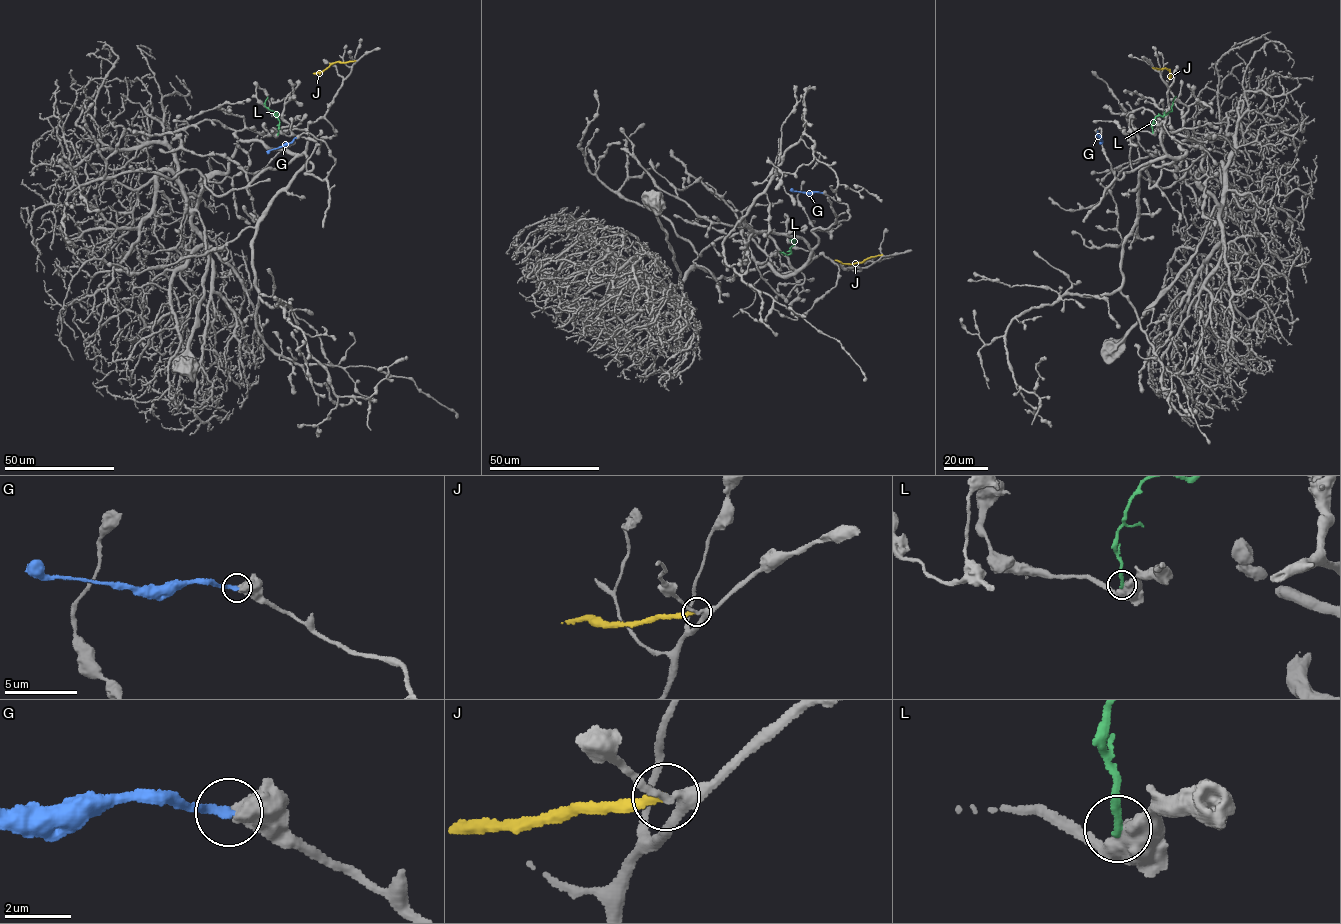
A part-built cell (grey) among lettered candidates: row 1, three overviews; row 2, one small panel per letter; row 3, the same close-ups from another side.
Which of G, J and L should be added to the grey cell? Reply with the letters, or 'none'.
G

